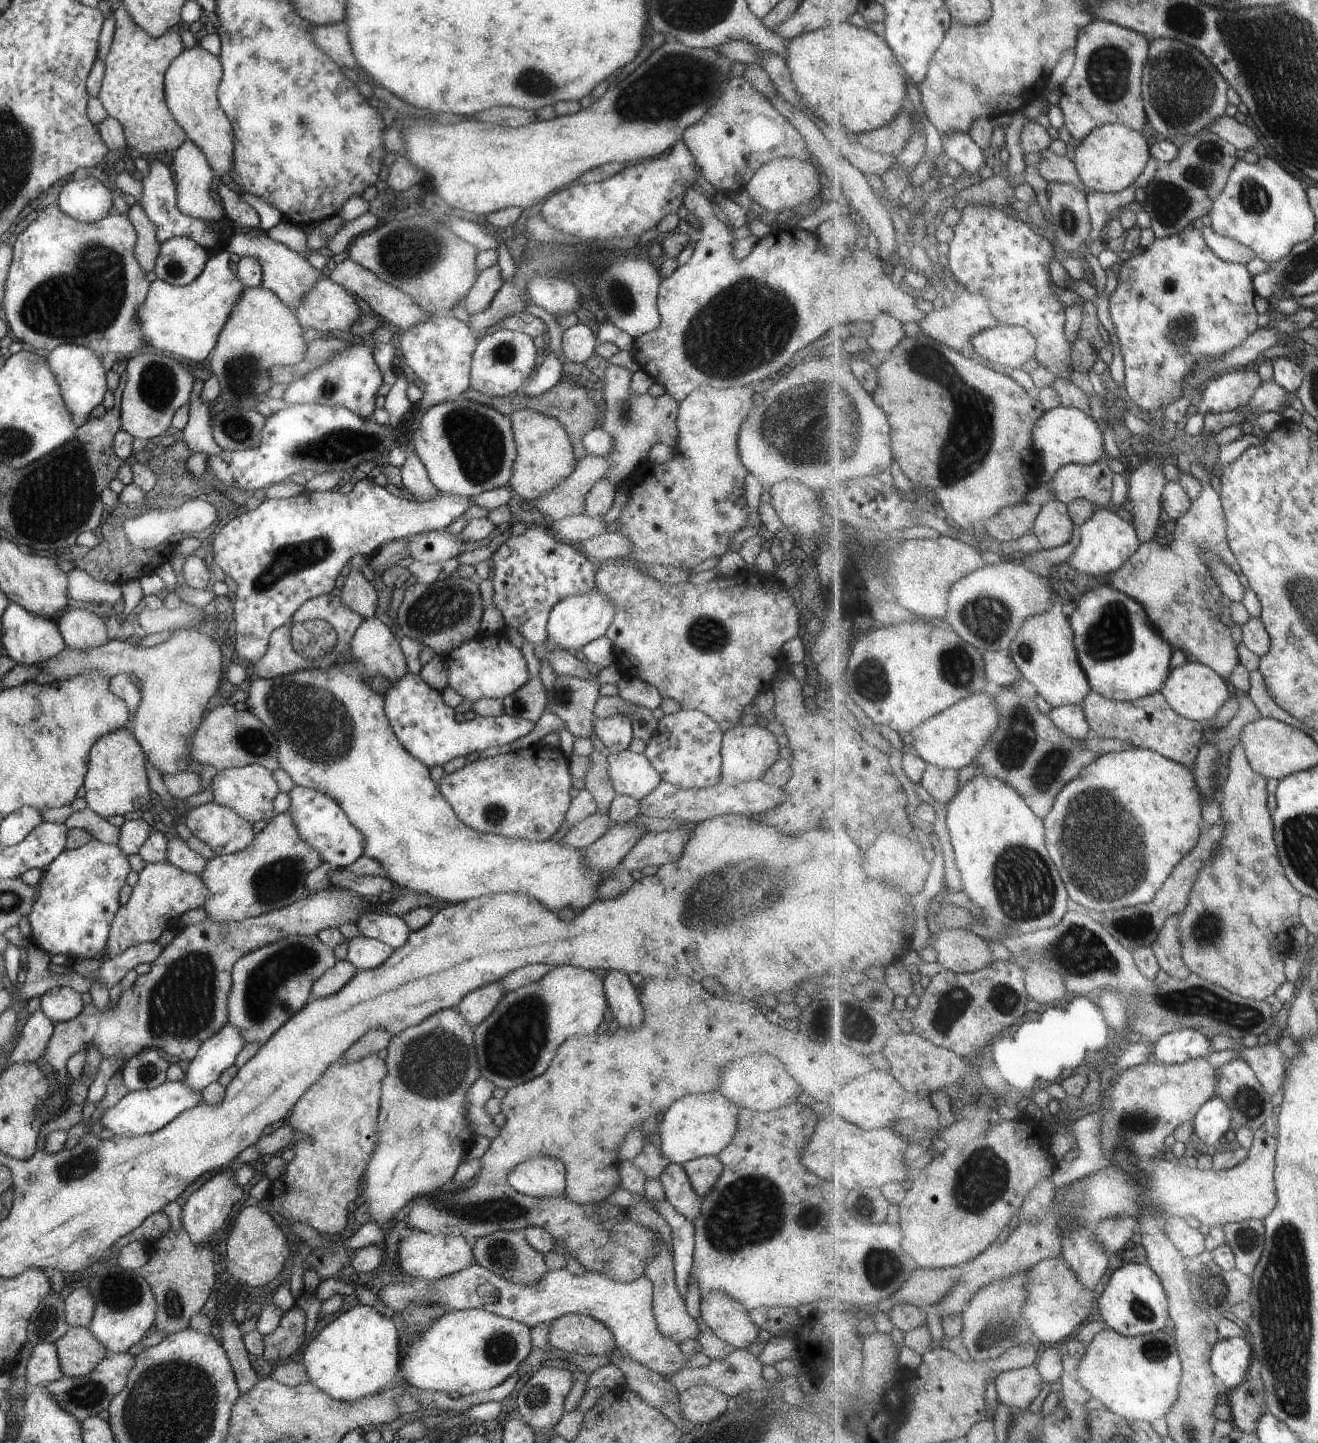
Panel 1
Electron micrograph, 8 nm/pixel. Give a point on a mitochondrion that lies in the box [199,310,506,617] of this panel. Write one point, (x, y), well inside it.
(348, 445)

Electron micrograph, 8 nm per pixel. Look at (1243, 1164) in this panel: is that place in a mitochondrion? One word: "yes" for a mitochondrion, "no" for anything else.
no

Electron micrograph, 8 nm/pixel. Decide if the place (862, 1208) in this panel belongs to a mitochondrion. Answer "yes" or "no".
yes

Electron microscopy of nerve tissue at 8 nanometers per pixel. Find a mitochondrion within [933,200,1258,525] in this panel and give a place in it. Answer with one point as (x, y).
(1181, 329)

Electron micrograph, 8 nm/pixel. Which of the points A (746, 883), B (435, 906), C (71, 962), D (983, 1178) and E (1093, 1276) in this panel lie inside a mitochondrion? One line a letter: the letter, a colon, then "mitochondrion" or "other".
A: mitochondrion
B: other
C: other
D: mitochondrion
E: other

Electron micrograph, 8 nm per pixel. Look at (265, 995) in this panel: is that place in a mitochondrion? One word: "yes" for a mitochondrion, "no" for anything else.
yes

